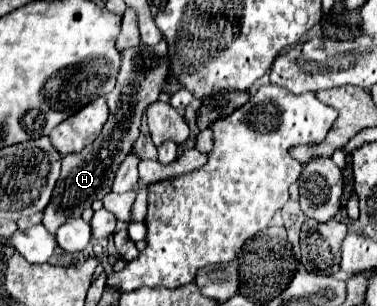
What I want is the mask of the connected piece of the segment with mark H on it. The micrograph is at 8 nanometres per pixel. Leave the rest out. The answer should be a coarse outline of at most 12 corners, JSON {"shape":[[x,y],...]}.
{"shape":[[165,40],[121,52],[109,120],[63,156],[51,234],[109,194],[167,74]]}

